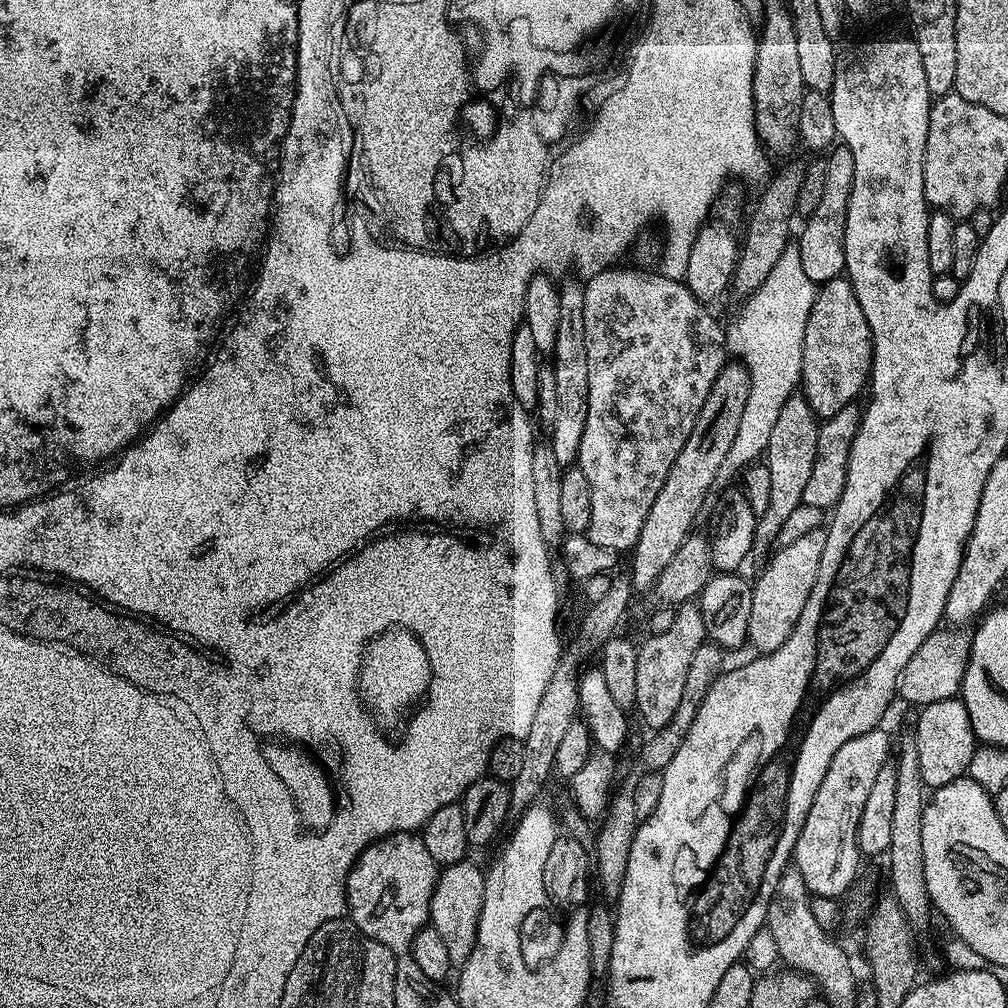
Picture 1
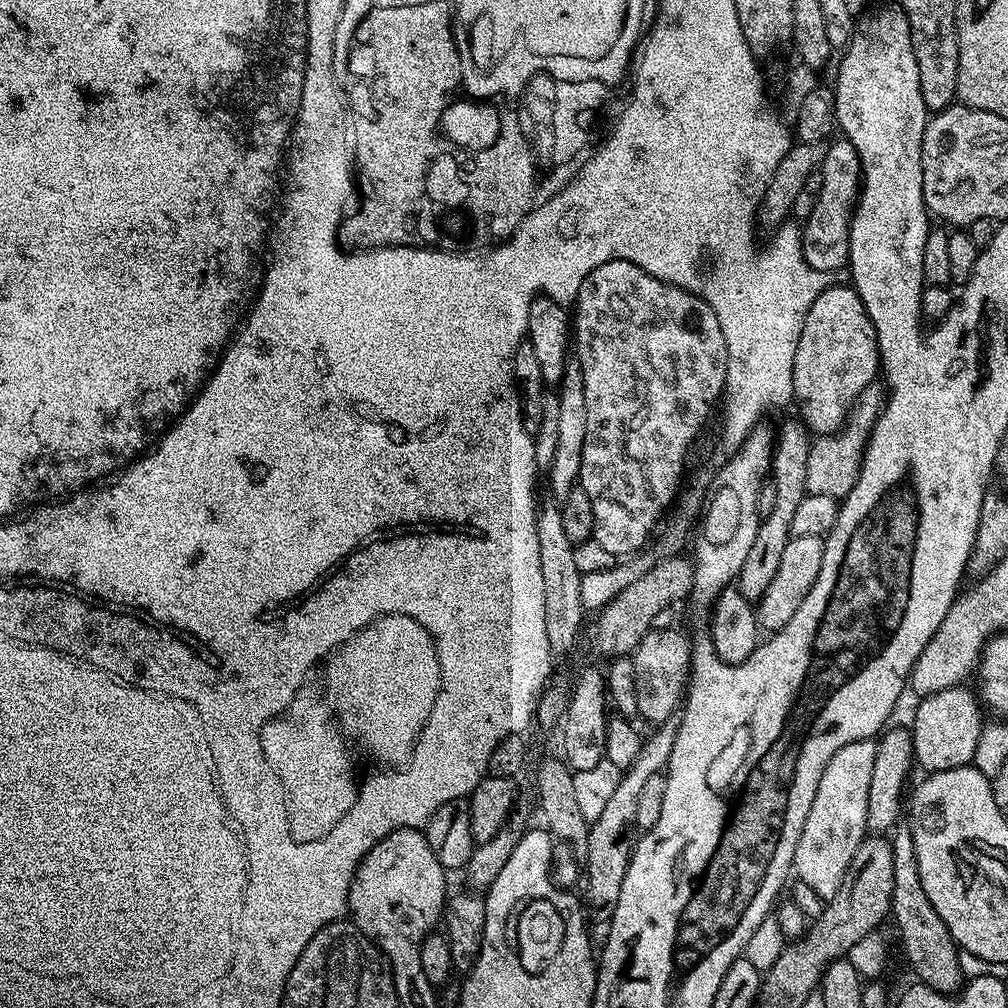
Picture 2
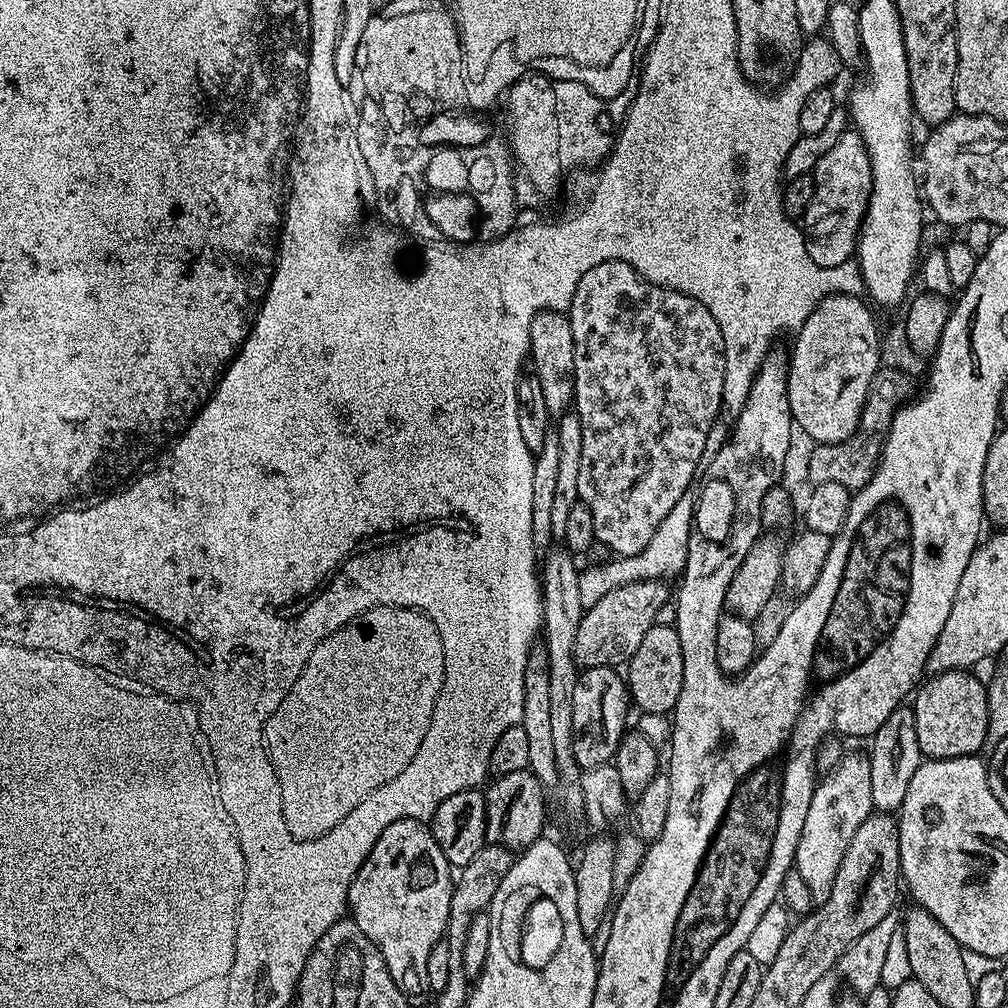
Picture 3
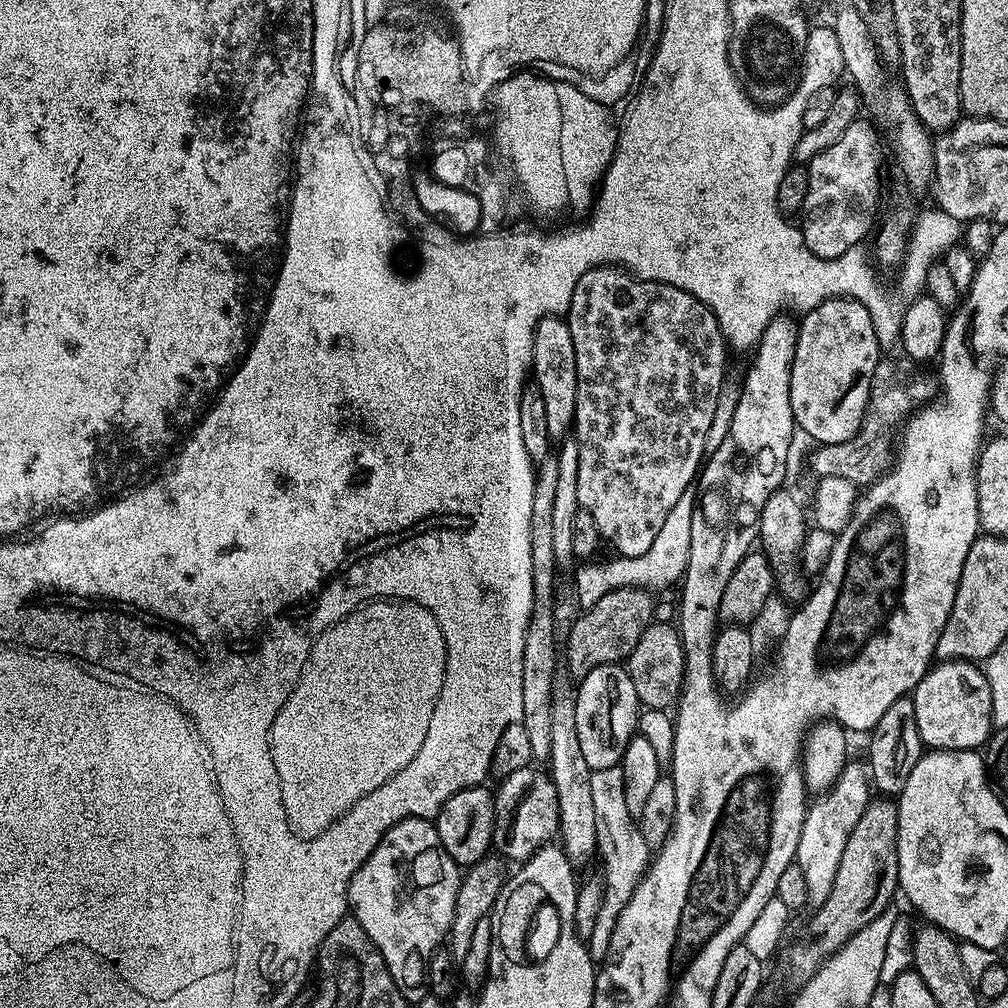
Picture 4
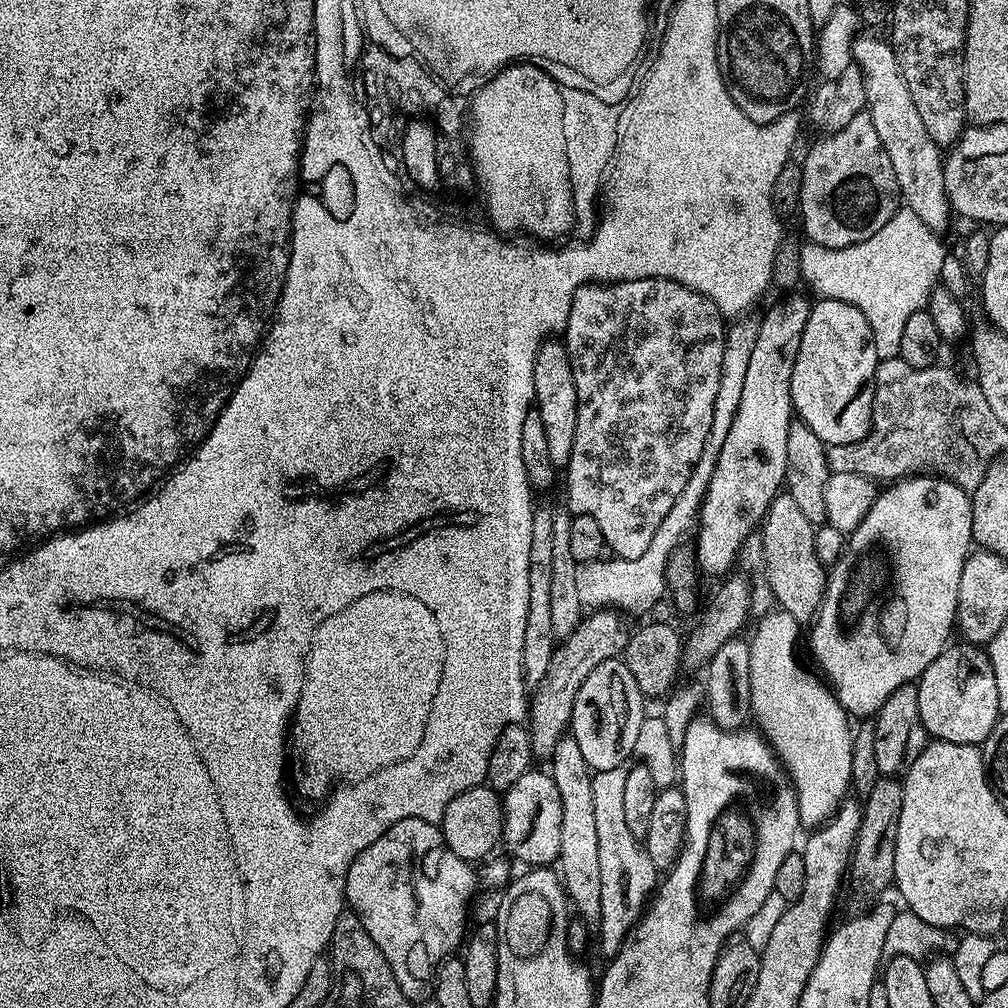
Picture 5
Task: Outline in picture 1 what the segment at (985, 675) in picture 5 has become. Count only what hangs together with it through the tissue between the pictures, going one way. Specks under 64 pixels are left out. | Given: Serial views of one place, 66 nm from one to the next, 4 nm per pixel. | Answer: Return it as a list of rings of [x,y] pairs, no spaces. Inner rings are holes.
[[[953,698],[942,702],[930,702],[919,709],[917,726],[919,765],[925,789],[935,790],[961,779],[967,773],[971,756],[978,741],[970,726],[970,714],[966,714],[963,700]]]

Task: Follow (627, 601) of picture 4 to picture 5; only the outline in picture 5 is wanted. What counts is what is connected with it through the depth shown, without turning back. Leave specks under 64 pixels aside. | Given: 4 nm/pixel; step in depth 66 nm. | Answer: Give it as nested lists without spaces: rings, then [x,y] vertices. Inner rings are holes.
[[[592,610],[581,619],[580,624],[572,634],[555,645],[550,664],[546,669],[546,676],[537,684],[530,696],[530,703],[526,708],[526,727],[530,734],[530,746],[533,757],[550,758],[555,752],[559,740],[566,735],[566,731],[572,722],[572,711],[574,710],[574,698],[578,698],[578,690],[582,690],[582,682],[586,682],[590,670],[602,662],[619,657],[626,645],[630,635],[630,628],[624,625],[625,617],[616,610]]]

